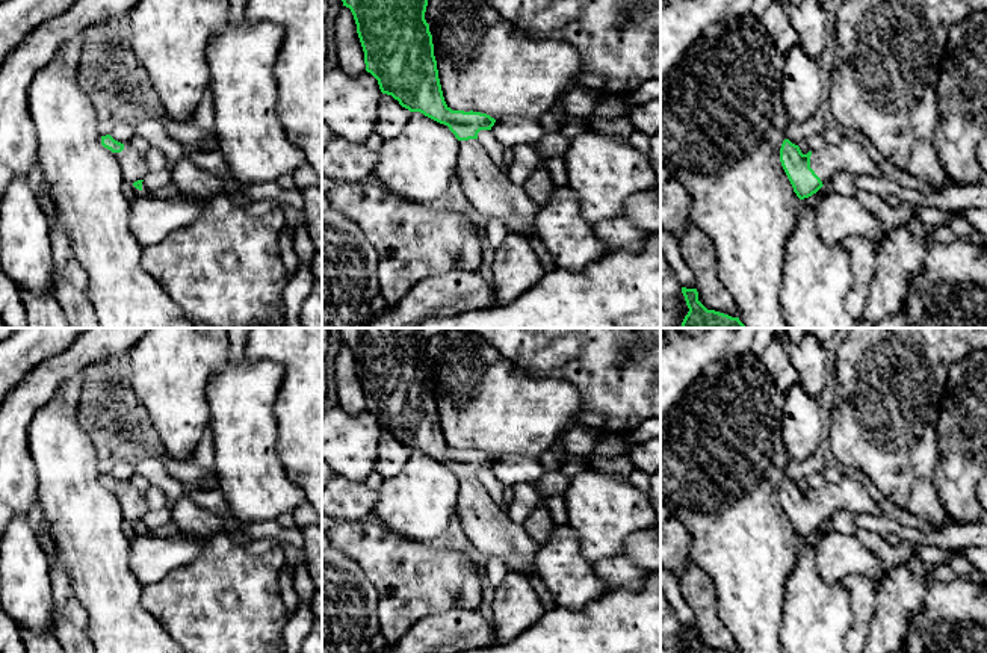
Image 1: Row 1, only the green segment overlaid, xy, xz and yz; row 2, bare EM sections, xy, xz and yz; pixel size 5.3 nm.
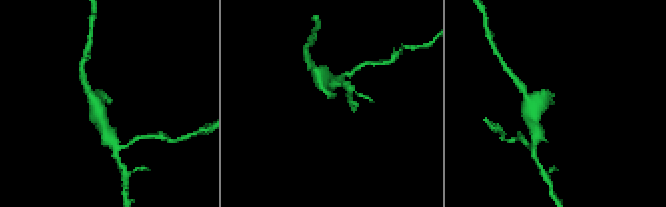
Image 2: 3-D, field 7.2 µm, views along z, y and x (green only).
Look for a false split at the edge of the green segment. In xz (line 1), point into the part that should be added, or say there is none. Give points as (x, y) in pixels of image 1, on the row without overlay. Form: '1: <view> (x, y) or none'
1: xz (488, 528)

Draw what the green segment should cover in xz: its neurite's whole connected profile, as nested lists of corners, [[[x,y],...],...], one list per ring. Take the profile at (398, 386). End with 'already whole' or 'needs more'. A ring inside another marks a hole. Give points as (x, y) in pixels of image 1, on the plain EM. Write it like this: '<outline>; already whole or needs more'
[[[340,328],[340,337],[354,354],[366,410],[378,419],[381,431],[391,434],[410,450],[420,450],[447,464],[458,478],[459,491],[455,512],[472,544],[490,558],[500,558],[508,573],[532,576],[540,544],[526,534],[521,525],[506,515],[478,479],[478,472],[491,469],[496,458],[481,450],[452,449],[444,440],[432,373],[425,358],[428,337],[422,328]]]; needs more

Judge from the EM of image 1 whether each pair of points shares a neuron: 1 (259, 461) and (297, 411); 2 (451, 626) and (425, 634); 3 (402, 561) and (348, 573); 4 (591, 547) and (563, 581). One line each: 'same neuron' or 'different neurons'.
1: different neurons
2: same neuron
3: different neurons
4: different neurons

